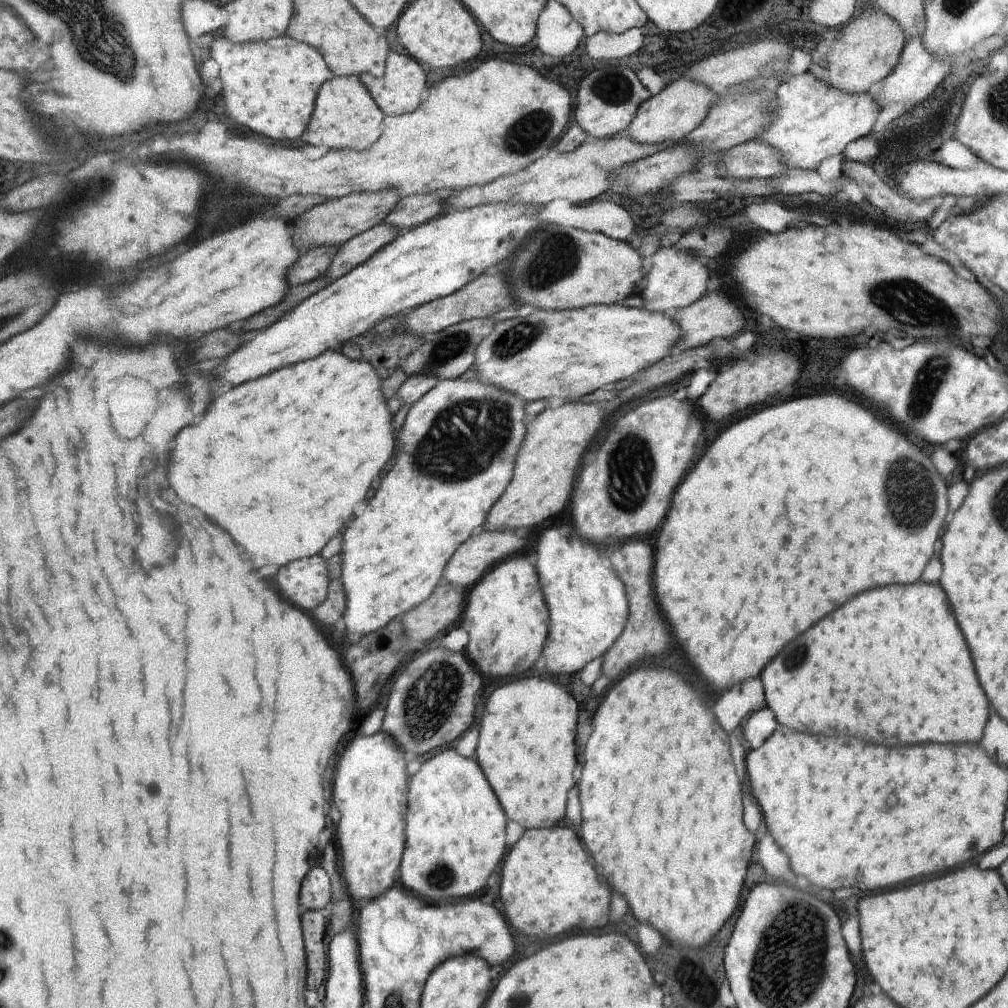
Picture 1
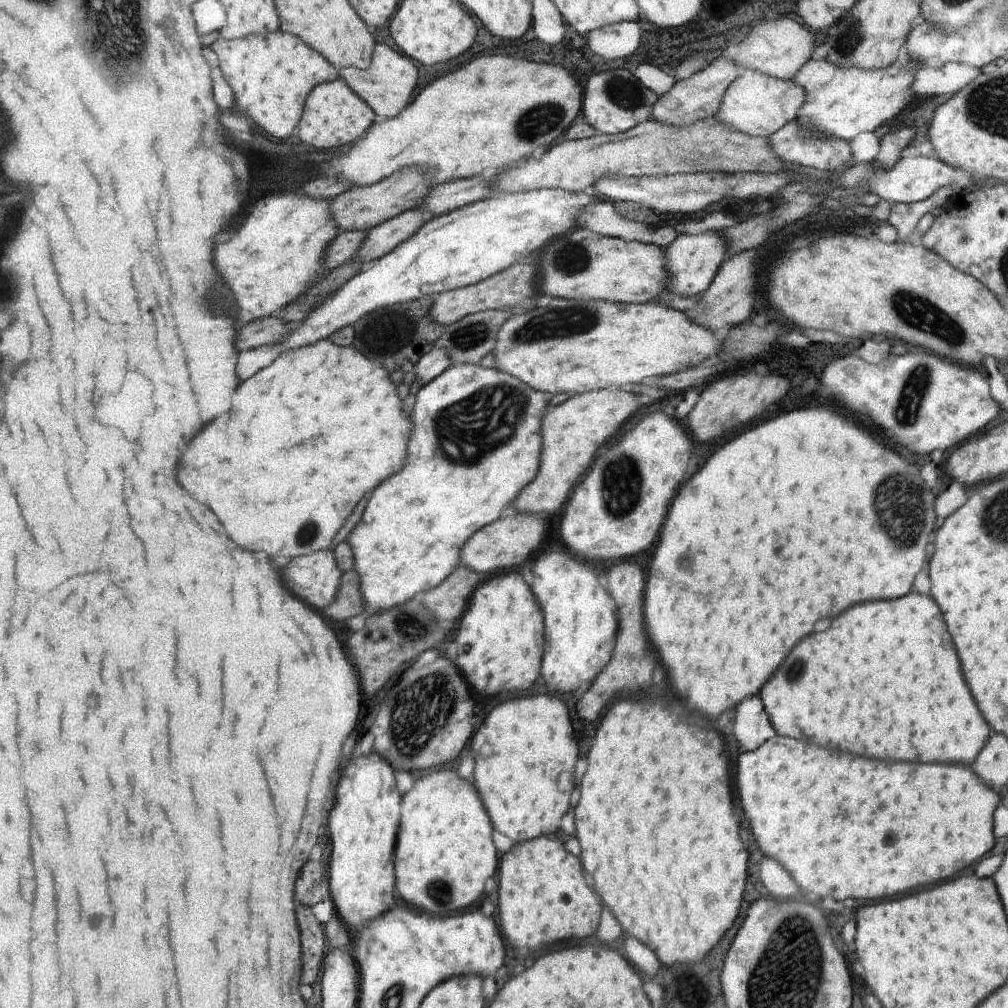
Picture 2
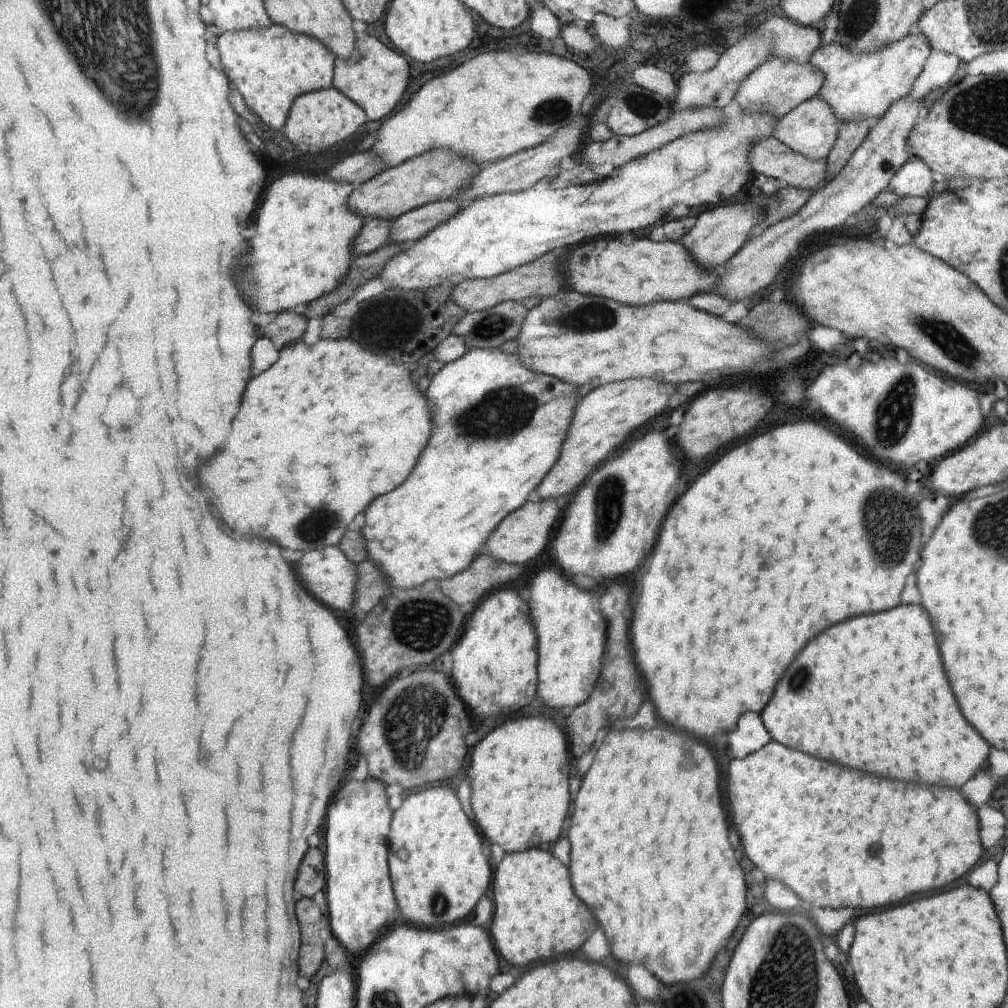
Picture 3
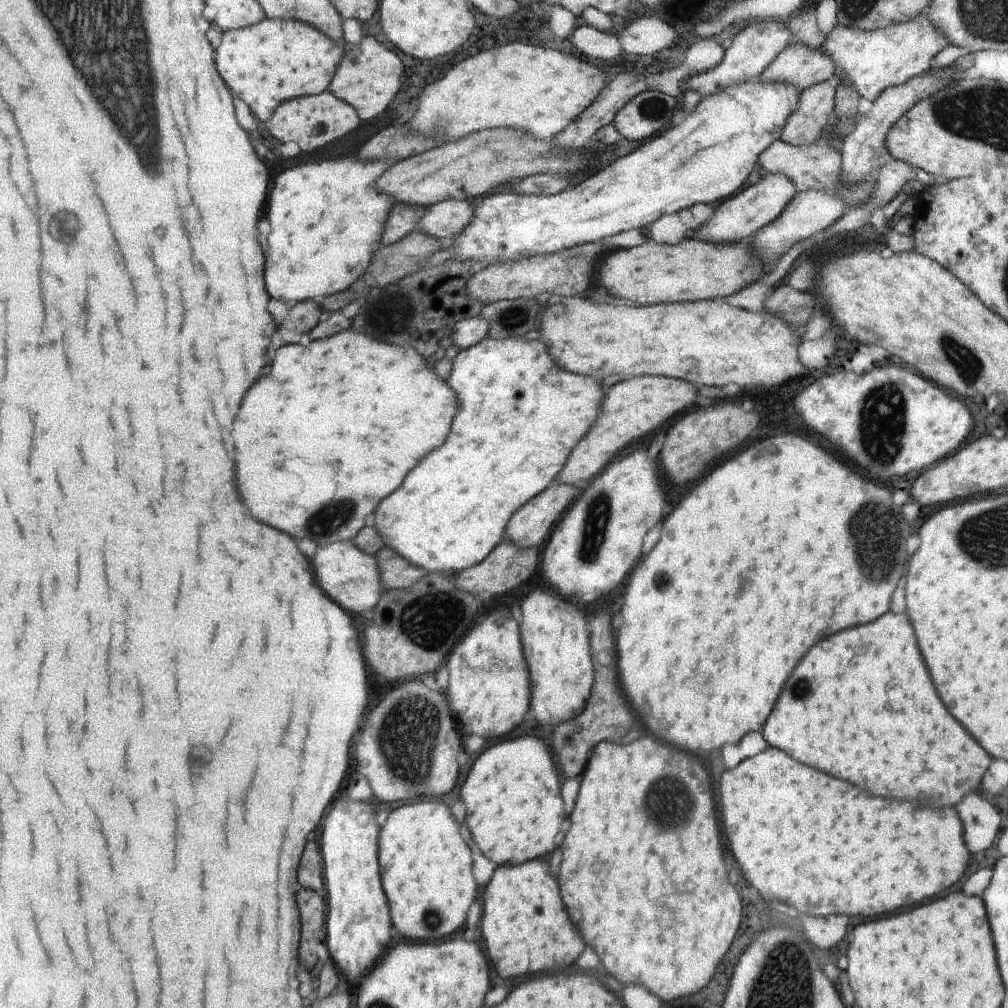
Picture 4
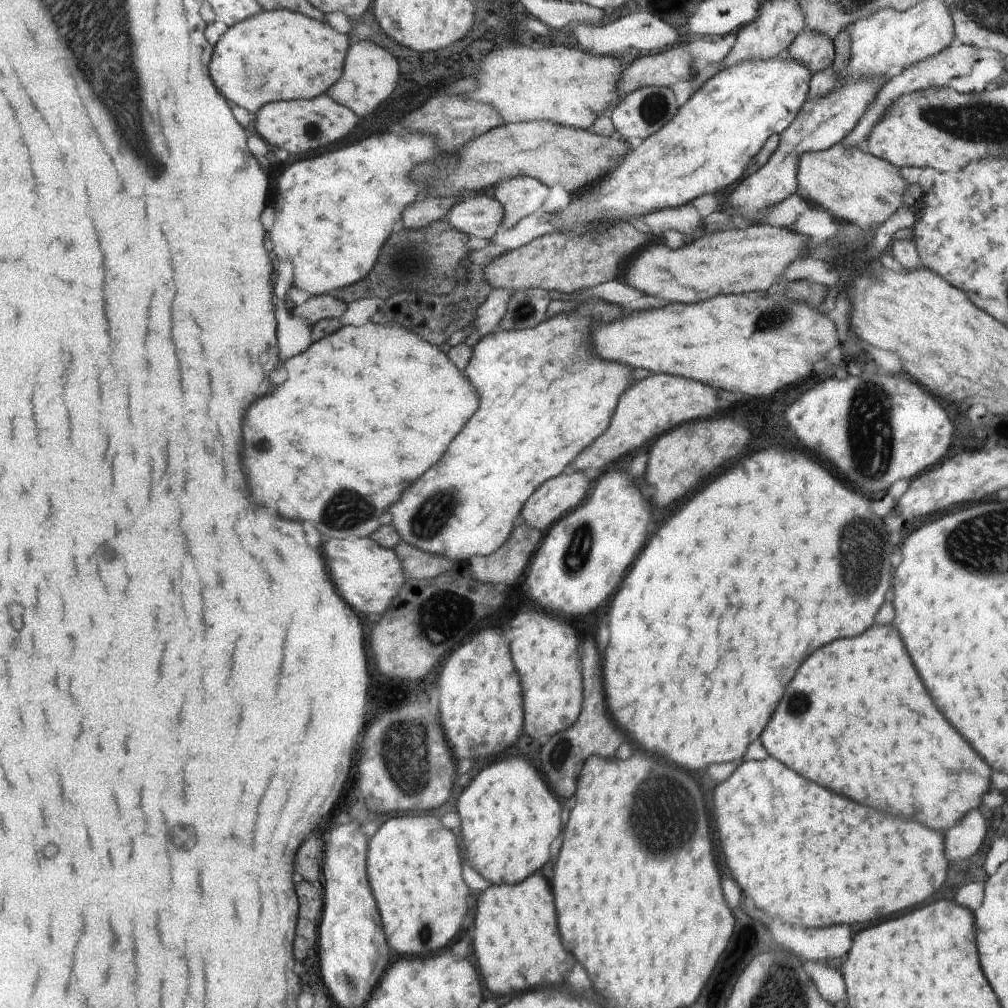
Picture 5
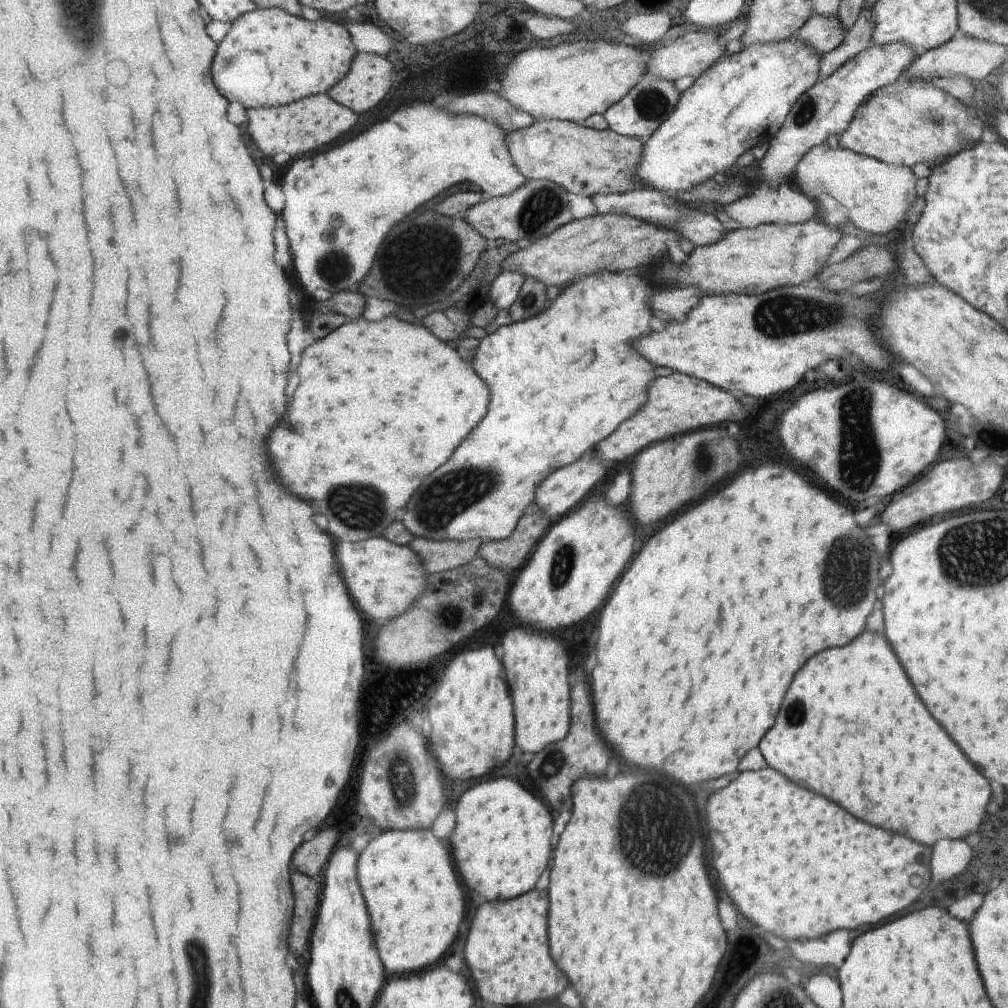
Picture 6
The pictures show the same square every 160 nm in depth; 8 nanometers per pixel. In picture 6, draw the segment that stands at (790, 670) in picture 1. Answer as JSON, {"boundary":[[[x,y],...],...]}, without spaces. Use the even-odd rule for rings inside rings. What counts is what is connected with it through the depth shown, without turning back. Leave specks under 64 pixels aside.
{"boundary":[[[864,630],[848,646],[830,648],[830,650],[824,650],[824,652],[812,656],[810,662],[806,662],[802,666],[802,670],[794,676],[794,682],[790,684],[790,690],[788,690],[784,704],[780,708],[780,714],[776,716],[776,724],[762,737],[758,748],[765,758],[767,766],[783,775],[786,774],[786,778],[789,778],[792,782],[808,786],[808,790],[826,796],[828,800],[842,806],[844,810],[848,810],[856,818],[862,818],[864,822],[870,822],[874,826],[880,826],[880,828],[886,828],[886,830],[892,830],[892,832],[898,832],[898,834],[904,834],[904,836],[914,838],[916,842],[926,844],[926,846],[932,846],[934,842],[938,842],[942,838],[966,840],[968,834],[978,832],[978,826],[982,824],[986,810],[992,810],[991,796],[993,790],[990,790],[988,780],[976,770],[974,764],[968,762],[968,758],[962,754],[962,750],[950,740],[950,736],[942,730],[942,726],[930,716],[930,712],[918,700],[918,694],[912,688],[912,684],[906,676],[906,671],[902,668],[896,653],[892,652],[892,647],[882,633],[876,634]]]}

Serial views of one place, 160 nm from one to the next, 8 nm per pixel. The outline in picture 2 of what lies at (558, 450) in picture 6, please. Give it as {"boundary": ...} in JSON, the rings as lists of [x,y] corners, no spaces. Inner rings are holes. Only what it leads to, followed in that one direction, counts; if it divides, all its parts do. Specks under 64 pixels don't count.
{"boundary":[[[460,363],[450,365],[442,374],[439,374],[432,381],[427,382],[419,389],[416,395],[416,402],[411,411],[411,435],[407,442],[407,457],[402,472],[386,480],[375,488],[370,496],[361,521],[354,527],[348,542],[353,548],[354,570],[359,574],[361,593],[365,602],[365,616],[369,617],[381,610],[401,605],[412,597],[420,596],[422,591],[430,590],[438,586],[461,562],[460,551],[464,543],[479,528],[497,521],[505,516],[511,505],[518,496],[518,493],[536,478],[541,465],[541,452],[543,449],[543,438],[541,435],[542,417],[551,408],[550,394],[531,389],[525,382],[516,378],[513,374],[498,370],[496,368],[482,367],[479,363]]]}

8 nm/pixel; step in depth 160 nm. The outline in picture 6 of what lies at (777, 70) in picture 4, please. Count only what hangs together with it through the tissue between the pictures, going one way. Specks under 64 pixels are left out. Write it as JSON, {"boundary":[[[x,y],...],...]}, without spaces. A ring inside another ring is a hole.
{"boundary":[[[816,13],[797,30],[796,34],[802,42],[810,43],[822,56],[840,46],[847,32],[843,29],[837,14],[825,17]]]}

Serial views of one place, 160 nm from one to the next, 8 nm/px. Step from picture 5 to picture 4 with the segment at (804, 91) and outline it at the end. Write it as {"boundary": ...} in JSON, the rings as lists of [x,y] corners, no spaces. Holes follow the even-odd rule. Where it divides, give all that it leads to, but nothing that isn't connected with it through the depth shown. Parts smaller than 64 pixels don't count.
{"boundary":[[[753,78],[749,81],[738,83],[737,85],[730,85],[728,89],[711,94],[709,97],[702,97],[700,102],[696,105],[693,113],[690,113],[680,124],[672,125],[668,130],[654,136],[653,140],[649,142],[645,141],[644,145],[640,148],[632,151],[631,153],[624,155],[617,159],[614,163],[610,164],[604,170],[598,170],[591,177],[588,176],[583,182],[574,181],[571,183],[570,190],[560,191],[555,195],[521,195],[514,194],[512,191],[508,194],[494,194],[488,196],[480,202],[478,208],[475,208],[474,218],[471,219],[470,224],[458,235],[452,242],[445,242],[443,247],[454,248],[455,254],[451,259],[457,261],[474,261],[481,263],[482,265],[492,264],[496,261],[509,261],[510,259],[517,259],[518,257],[527,257],[528,255],[541,255],[546,253],[555,253],[562,249],[567,249],[576,245],[583,245],[588,243],[599,243],[602,238],[606,236],[614,236],[618,232],[624,232],[631,228],[647,228],[655,220],[658,220],[662,214],[672,214],[673,212],[681,212],[683,208],[690,209],[696,203],[700,204],[712,204],[712,202],[718,202],[718,200],[725,200],[732,194],[736,194],[744,180],[748,178],[748,175],[758,162],[760,154],[764,152],[770,144],[781,137],[782,129],[797,106],[798,98],[800,96],[799,90],[784,81],[765,81],[761,78]]]}

